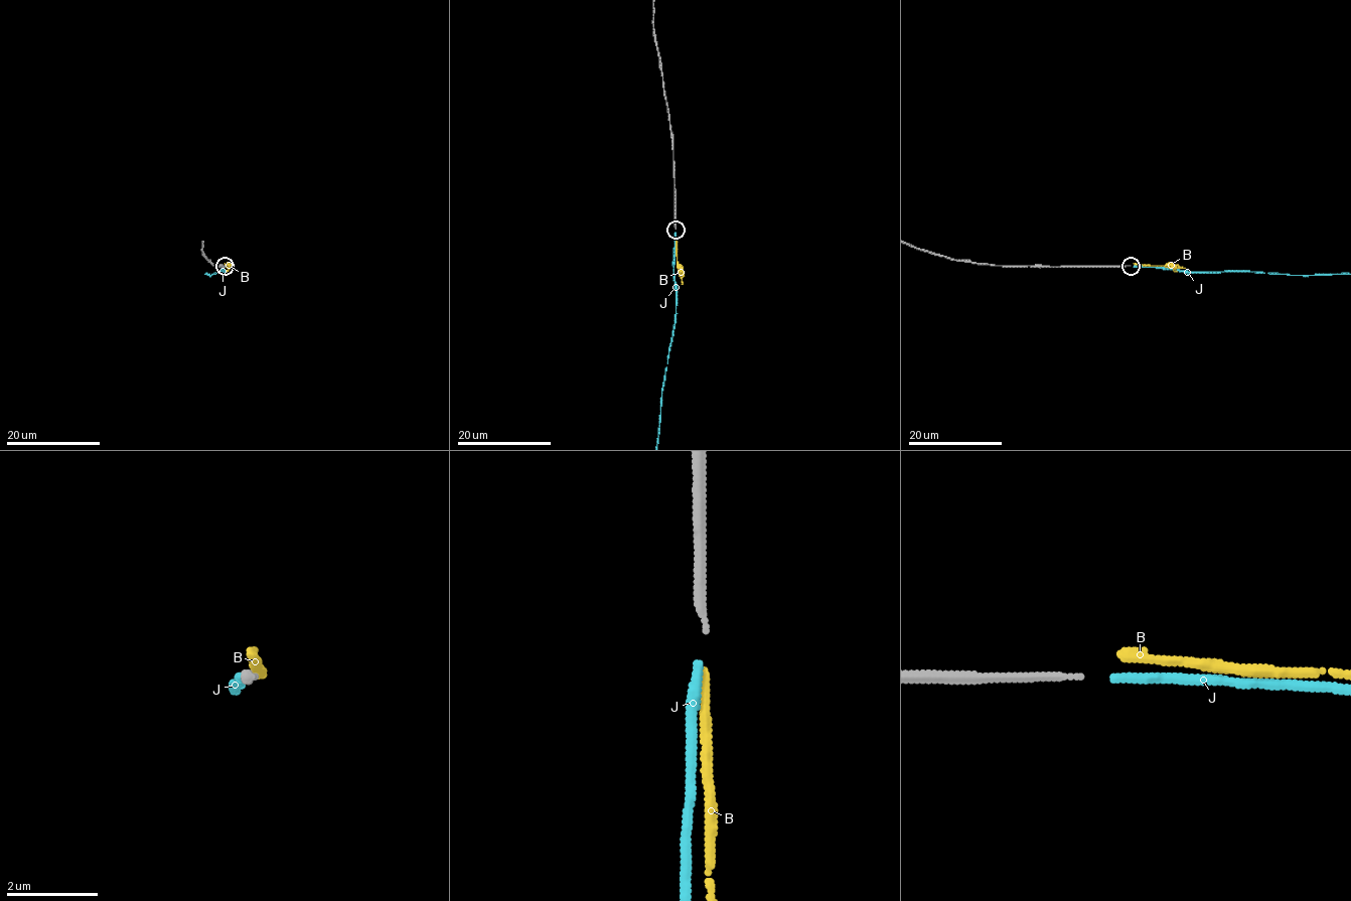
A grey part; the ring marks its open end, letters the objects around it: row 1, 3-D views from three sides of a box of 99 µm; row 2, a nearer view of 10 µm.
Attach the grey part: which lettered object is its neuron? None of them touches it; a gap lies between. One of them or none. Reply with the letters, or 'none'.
J

